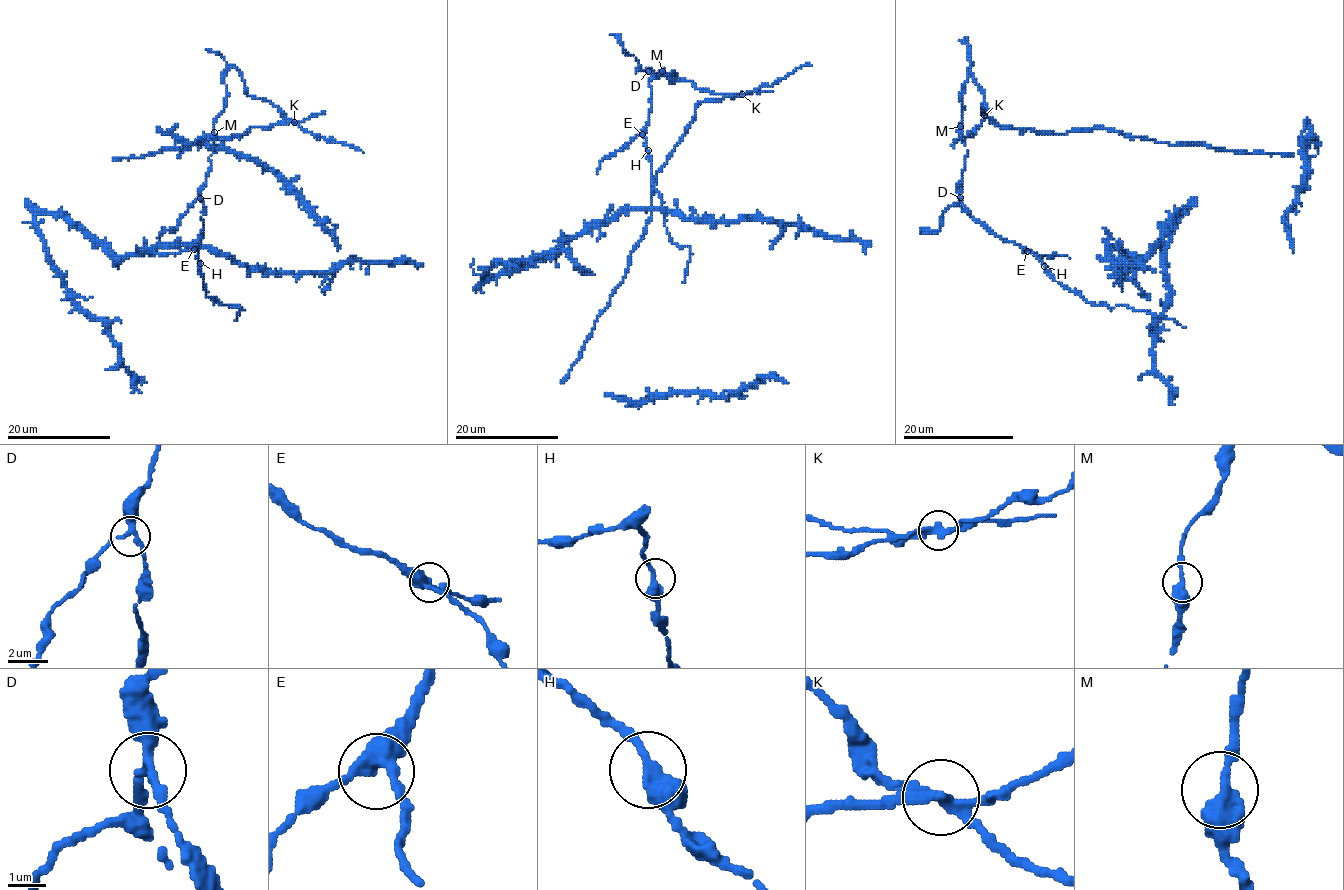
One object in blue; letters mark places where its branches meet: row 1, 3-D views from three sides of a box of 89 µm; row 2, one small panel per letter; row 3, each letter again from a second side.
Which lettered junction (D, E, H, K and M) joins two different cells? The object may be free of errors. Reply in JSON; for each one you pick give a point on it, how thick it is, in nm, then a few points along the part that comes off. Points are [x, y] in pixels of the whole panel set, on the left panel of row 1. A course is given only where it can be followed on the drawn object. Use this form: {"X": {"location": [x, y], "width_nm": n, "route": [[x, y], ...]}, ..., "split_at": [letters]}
{"K": {"location": [294, 122], "width_nm": 300, "route": [[294, 122], [253, 126], [243, 135], [214, 140], [204, 134], [179, 149], [163, 148], [148, 156], [112, 160]]}, "split_at": ["K"]}

